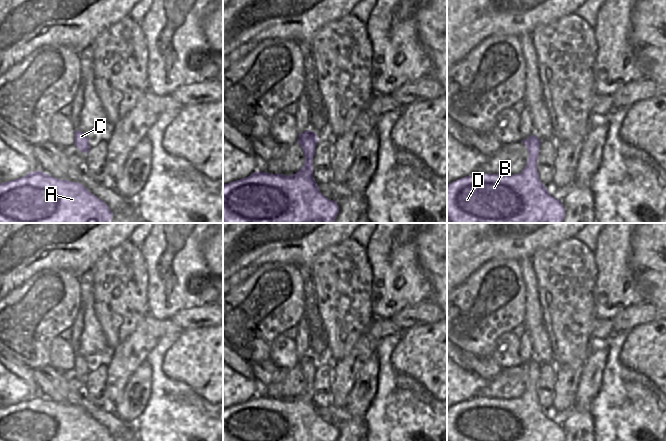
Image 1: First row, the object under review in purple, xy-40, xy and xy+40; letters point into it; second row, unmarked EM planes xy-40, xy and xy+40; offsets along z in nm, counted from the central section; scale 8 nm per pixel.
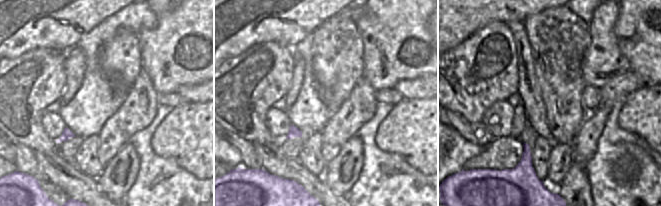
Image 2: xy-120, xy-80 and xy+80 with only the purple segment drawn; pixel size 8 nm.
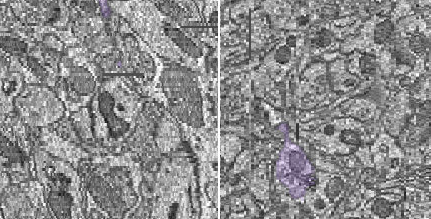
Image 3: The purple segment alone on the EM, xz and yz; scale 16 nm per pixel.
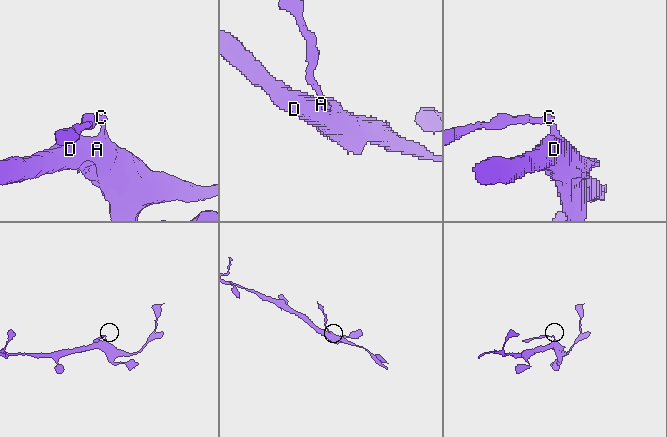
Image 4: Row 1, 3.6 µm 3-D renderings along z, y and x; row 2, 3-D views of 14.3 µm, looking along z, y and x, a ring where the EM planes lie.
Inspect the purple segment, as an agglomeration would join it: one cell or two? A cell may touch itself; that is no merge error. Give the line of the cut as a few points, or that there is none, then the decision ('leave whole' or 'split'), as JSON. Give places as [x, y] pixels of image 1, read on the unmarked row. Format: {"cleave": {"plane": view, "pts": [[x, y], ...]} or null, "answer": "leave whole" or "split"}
{"cleave": {"plane": "xy+40", "pts": [[529, 379], [533, 384], [537, 383]]}, "answer": "split"}

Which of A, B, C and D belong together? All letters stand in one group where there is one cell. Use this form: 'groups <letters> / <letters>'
groups A B D / C

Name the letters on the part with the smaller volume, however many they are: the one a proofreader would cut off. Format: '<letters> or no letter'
C

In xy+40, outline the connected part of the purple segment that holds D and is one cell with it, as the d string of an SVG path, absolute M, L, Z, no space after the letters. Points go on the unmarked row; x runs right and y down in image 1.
M529 379L527 389L520 398L512 400L504 400L502 398L484 398L482 396L475 396L470 400L460 402L447 409L447 441L565 441L565 433L561 424L554 422L546 413L544 408L539 403L537 395L537 384L533 385Z

